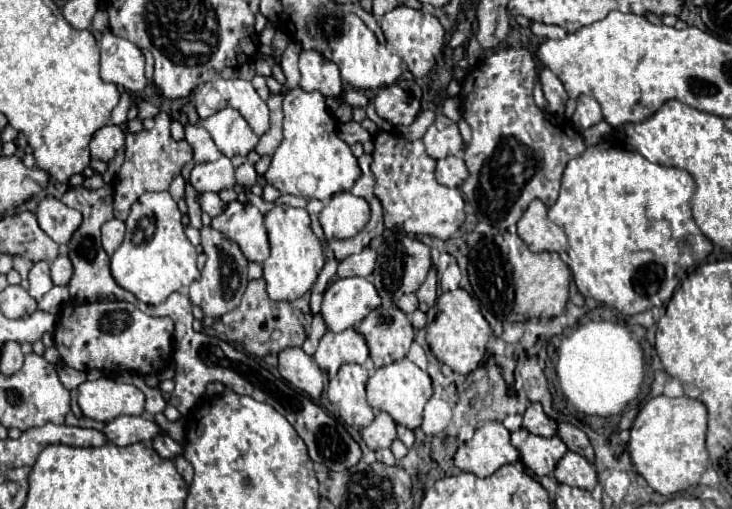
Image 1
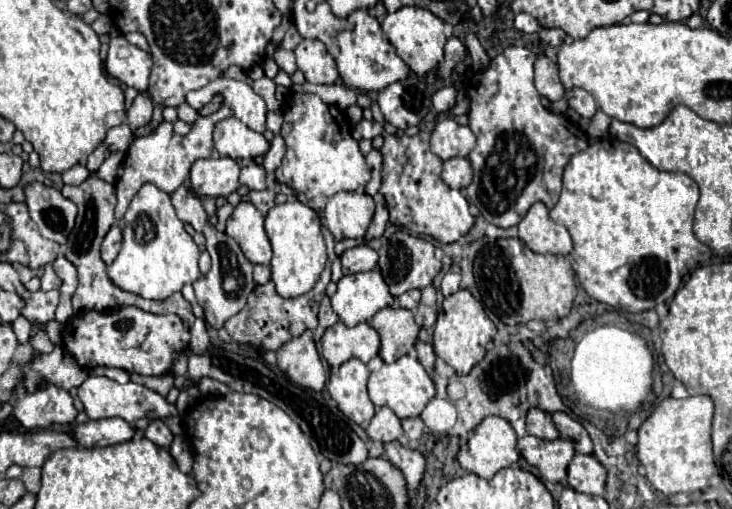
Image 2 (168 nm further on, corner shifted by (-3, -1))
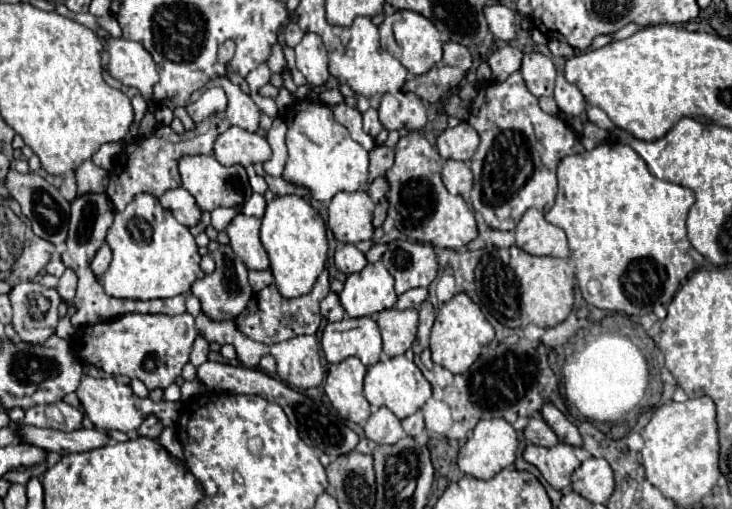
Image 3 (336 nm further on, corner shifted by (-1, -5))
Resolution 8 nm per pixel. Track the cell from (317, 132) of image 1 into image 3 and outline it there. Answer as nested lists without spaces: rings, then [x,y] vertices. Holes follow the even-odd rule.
[[[308,104],[286,118],[288,162],[284,180],[304,186],[314,194],[314,200],[330,202],[338,192],[356,192],[368,188],[368,152],[350,138],[348,130],[338,124],[332,110],[324,104]]]

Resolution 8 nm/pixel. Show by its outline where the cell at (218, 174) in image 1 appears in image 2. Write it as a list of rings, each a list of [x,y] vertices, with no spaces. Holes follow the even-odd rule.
[[[206,158],[196,160],[190,170],[192,186],[202,196],[228,196],[238,190],[240,166],[232,158]]]

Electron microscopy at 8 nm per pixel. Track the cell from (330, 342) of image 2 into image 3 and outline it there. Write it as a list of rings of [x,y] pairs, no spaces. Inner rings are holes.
[[[370,316],[328,322],[322,334],[322,350],[330,364],[356,356],[364,366],[372,366],[382,356],[380,328]]]

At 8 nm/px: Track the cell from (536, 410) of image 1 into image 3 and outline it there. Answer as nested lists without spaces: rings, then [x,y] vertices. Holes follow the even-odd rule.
[[[536,414],[530,418],[530,424],[524,428],[524,438],[536,446],[554,446],[558,444],[558,436],[550,430],[550,426]]]

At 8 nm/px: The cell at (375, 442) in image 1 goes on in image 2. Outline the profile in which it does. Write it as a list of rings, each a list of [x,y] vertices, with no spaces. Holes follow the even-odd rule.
[[[384,406],[370,420],[370,424],[366,428],[366,434],[370,436],[370,440],[386,444],[386,442],[398,440],[404,432],[402,432],[402,426],[400,426],[400,418],[390,408]]]

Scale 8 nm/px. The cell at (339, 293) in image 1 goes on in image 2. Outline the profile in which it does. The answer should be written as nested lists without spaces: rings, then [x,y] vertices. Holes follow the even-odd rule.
[[[378,270],[344,276],[332,296],[332,308],[346,326],[370,322],[378,310],[390,306],[392,302],[394,296],[388,292],[388,286]]]

